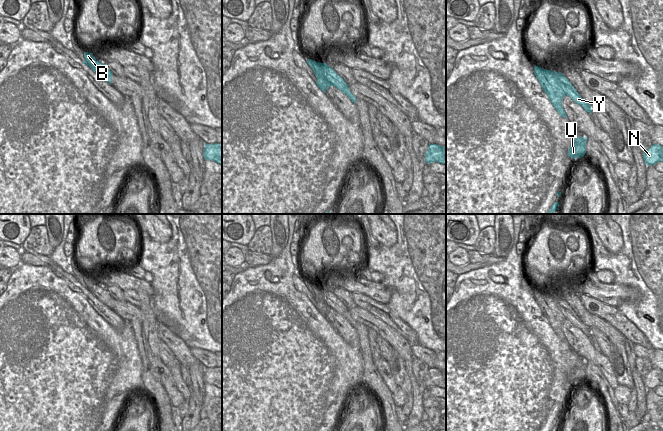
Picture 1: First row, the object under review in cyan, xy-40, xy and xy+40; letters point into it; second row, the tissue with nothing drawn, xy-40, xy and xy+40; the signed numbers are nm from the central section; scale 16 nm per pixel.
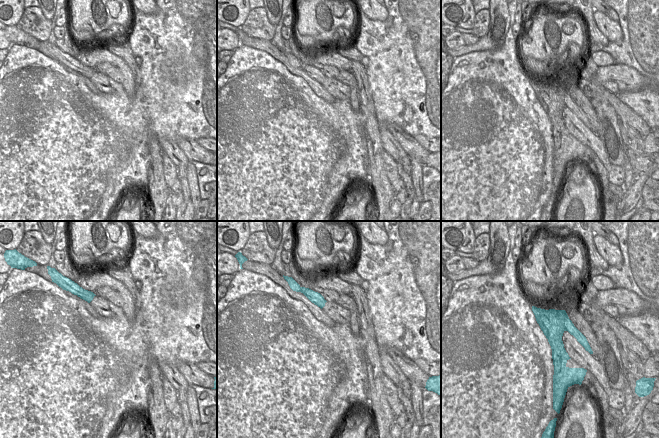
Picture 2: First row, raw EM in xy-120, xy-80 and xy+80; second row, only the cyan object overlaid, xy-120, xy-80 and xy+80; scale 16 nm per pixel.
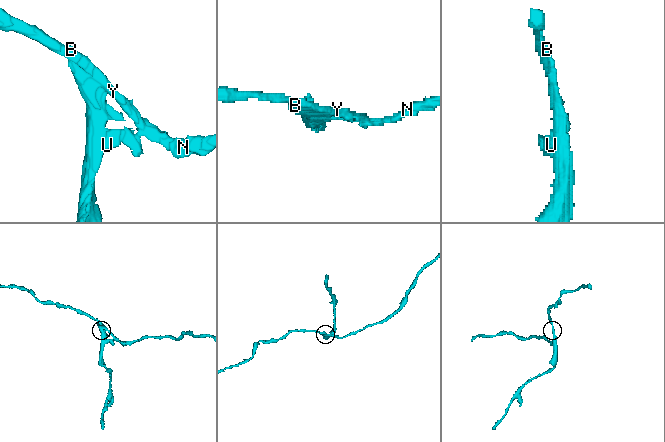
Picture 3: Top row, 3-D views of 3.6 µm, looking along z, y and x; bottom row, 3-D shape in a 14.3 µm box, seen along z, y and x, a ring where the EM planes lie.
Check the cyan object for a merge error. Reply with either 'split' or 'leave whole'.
split

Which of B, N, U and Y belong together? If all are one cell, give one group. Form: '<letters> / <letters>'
B N Y / U

